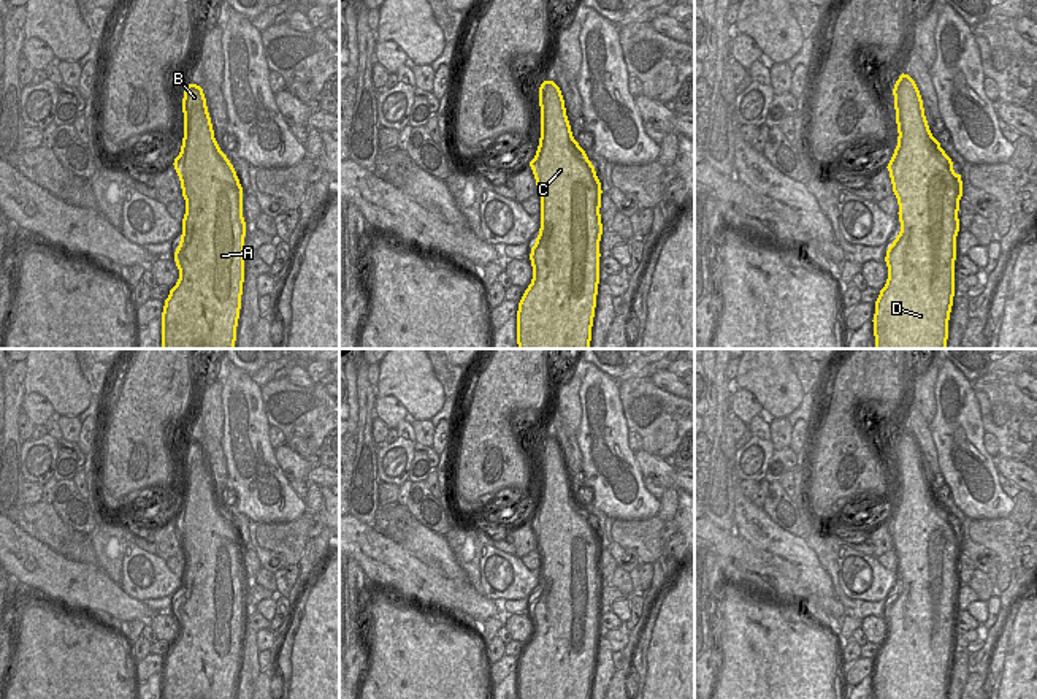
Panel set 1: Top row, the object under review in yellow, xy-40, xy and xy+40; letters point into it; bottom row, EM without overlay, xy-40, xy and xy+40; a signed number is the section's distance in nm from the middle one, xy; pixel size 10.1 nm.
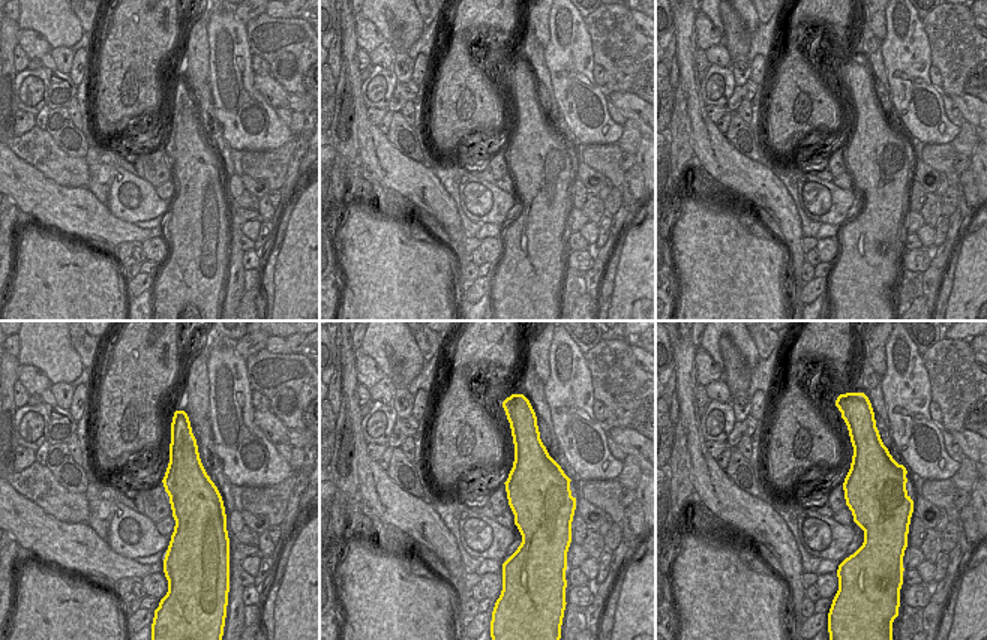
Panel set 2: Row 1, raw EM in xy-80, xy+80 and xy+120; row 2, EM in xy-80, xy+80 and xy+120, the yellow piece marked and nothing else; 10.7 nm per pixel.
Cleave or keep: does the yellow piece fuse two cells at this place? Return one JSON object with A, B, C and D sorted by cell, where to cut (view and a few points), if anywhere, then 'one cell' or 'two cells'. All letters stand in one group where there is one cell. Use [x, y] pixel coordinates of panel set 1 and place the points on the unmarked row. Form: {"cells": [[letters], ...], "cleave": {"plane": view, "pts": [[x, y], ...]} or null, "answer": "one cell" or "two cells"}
{"cells": [["A", "B", "C", "D"]], "cleave": null, "answer": "one cell"}

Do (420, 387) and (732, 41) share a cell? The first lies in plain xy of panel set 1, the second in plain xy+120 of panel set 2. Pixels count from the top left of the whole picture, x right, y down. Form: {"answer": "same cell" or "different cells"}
{"answer": "different cells"}

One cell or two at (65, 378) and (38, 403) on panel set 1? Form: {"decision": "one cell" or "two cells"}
{"decision": "two cells"}

